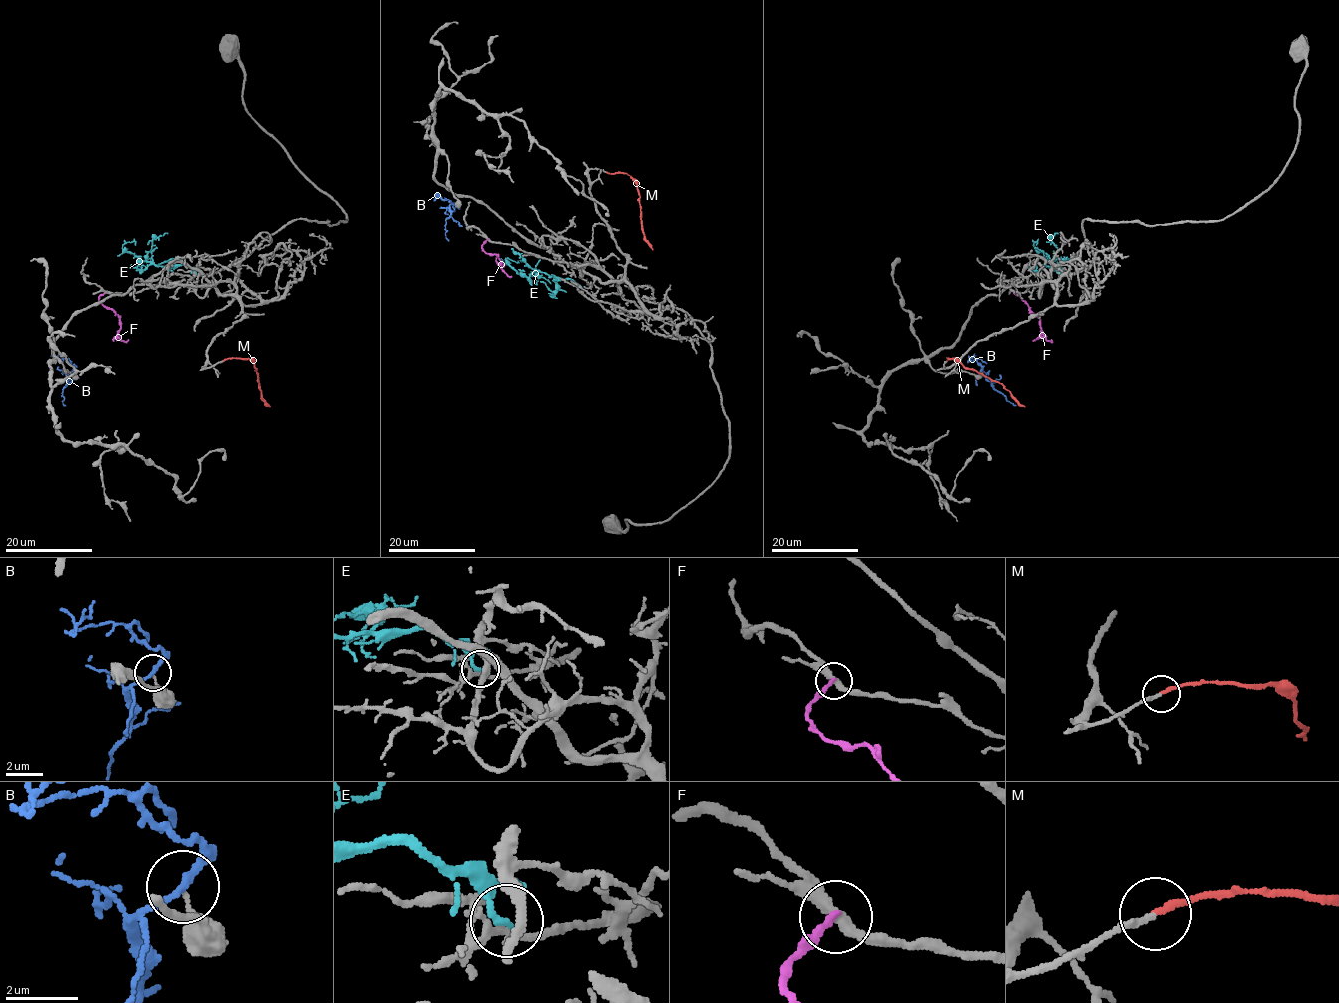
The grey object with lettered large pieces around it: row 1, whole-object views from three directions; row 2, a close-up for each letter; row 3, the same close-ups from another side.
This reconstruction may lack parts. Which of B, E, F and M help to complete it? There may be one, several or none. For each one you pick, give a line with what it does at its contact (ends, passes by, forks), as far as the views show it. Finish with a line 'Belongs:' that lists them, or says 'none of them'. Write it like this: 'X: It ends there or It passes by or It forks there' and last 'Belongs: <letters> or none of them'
M: It ends there
Belongs: M

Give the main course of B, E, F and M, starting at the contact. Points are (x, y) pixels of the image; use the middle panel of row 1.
B: (455, 205), (450, 205), (451, 215), (445, 221), (445, 236), (449, 240)
E: (581, 286), (568, 279), (555, 279), (538, 271), (524, 276), (505, 259), (517, 261)
F: (488, 239), (481, 248), (487, 253), (496, 255), (503, 264), (501, 268), (511, 275)
M: (606, 171), (626, 173), (636, 185), (644, 238), (653, 249)

